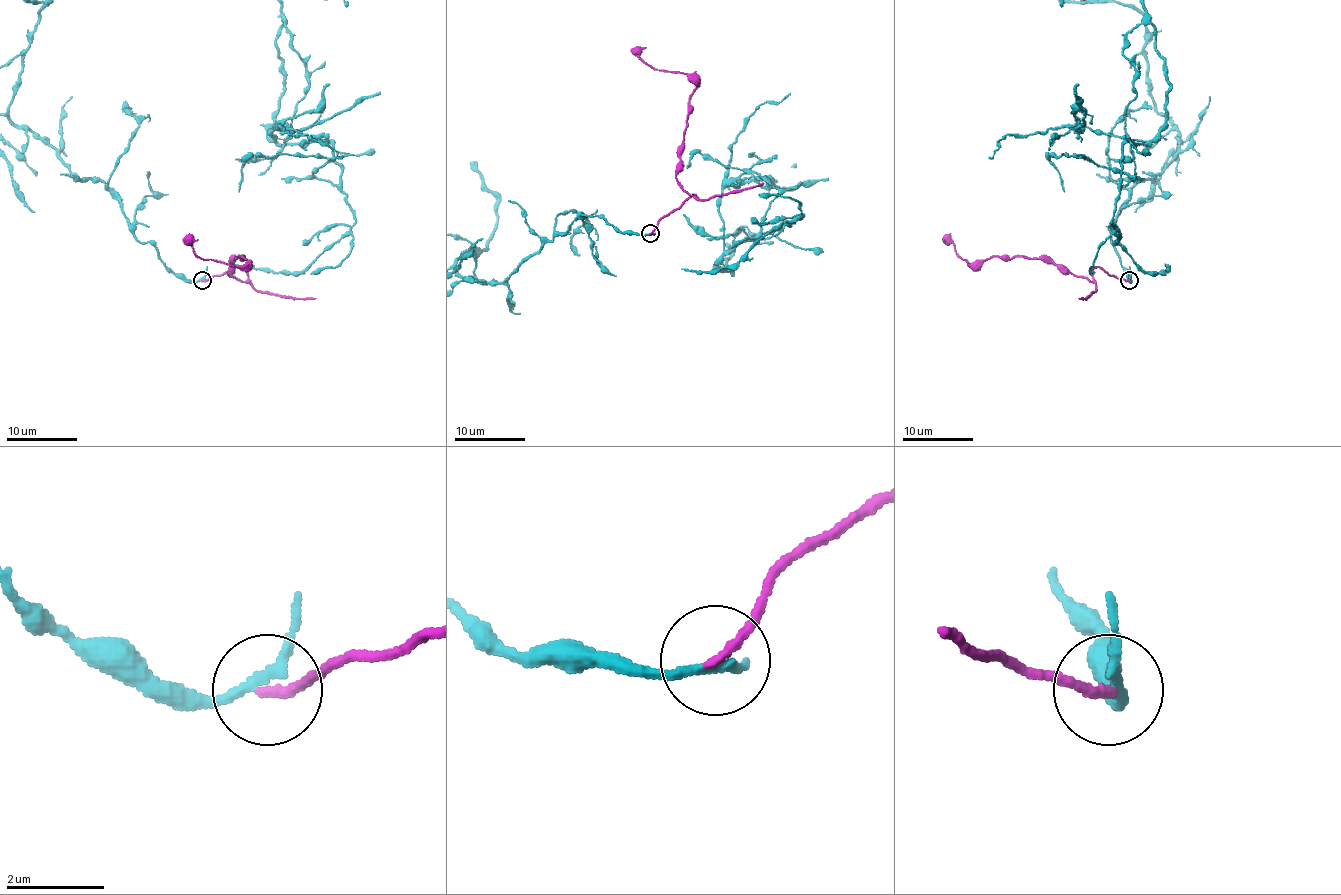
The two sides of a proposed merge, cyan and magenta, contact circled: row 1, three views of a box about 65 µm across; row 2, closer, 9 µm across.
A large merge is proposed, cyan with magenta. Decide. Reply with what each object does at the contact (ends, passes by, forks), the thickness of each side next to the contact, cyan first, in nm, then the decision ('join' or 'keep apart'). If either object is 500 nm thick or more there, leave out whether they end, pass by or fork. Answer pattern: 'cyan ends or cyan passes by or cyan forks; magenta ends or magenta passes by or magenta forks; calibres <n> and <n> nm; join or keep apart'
cyan passes by; magenta ends; calibres 180 and 200 nm; keep apart

